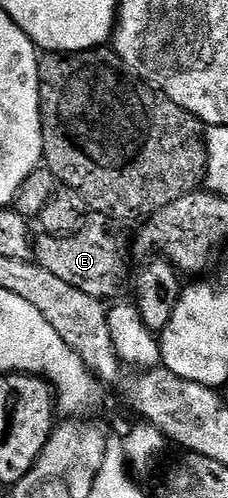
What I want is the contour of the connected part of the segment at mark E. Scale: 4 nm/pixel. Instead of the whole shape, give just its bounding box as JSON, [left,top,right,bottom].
[32,211,127,302]

